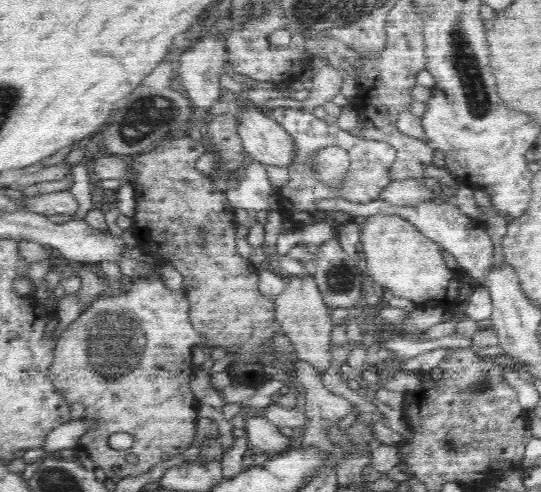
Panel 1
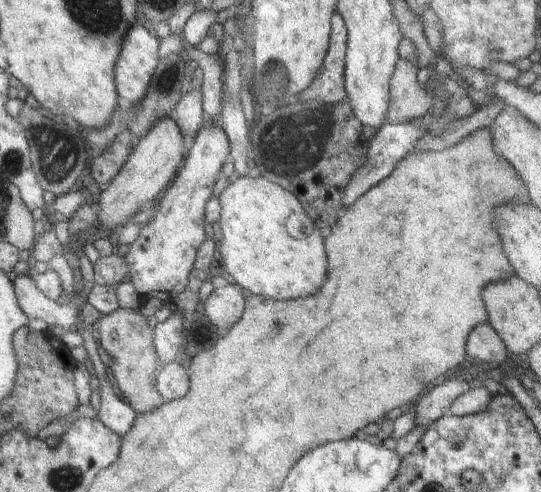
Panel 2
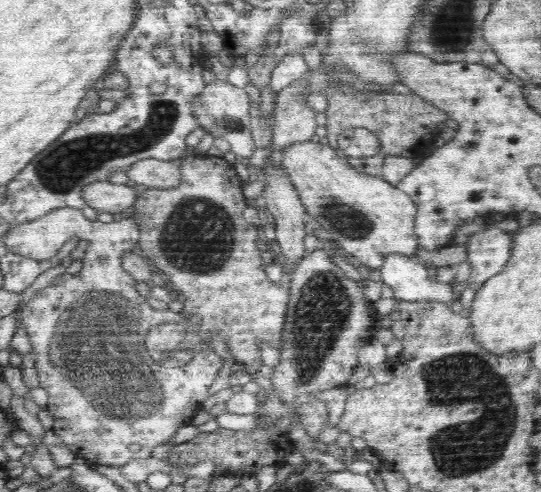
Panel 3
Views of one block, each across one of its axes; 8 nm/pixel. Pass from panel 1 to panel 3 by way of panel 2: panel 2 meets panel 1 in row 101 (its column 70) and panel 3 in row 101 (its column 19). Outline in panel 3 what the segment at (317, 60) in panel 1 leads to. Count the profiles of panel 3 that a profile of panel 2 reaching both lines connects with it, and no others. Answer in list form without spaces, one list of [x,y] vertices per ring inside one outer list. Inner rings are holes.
[[[300,80],[275,94],[271,124],[273,143],[270,144],[275,155],[280,154],[290,144],[310,141],[319,126],[316,123],[318,114],[297,98],[304,87],[305,83]]]

